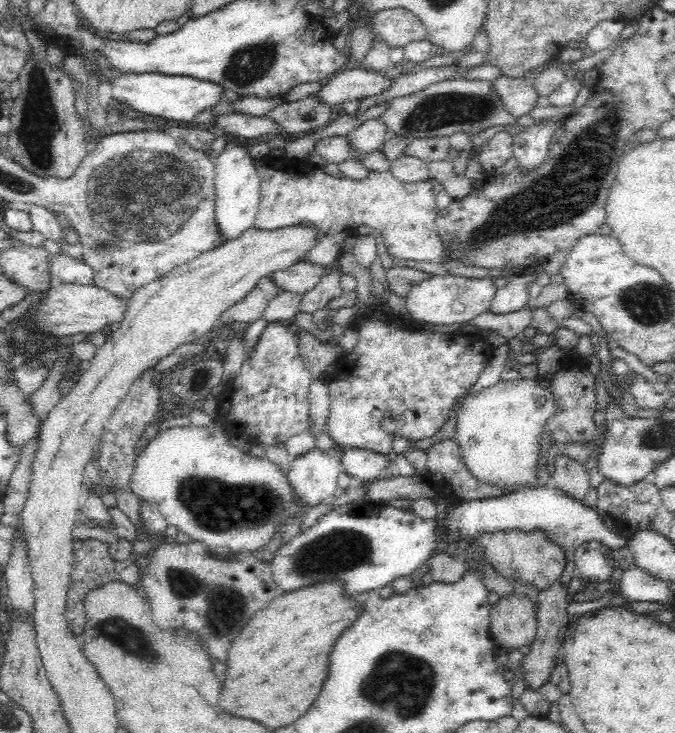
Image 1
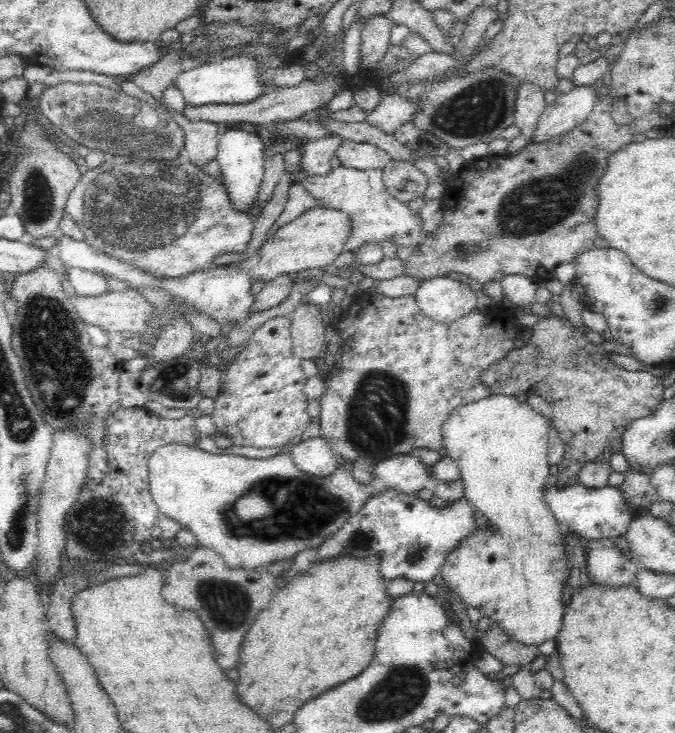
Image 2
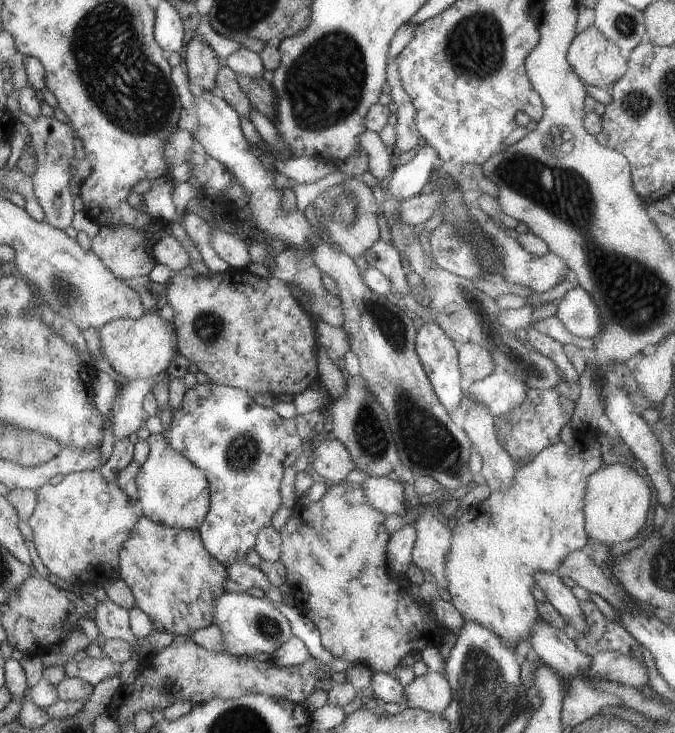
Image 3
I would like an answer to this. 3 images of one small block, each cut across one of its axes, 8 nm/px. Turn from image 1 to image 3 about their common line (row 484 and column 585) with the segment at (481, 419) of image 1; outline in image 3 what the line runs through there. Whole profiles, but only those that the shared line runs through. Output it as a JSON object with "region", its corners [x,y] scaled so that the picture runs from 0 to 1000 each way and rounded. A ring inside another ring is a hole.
{"region":[[[921,630],[895,633],[879,644],[871,651],[865,678],[867,724],[871,737],[905,745],[927,739],[950,726],[960,698],[967,693],[961,660],[966,660],[966,653],[959,644],[950,648],[942,640]]]}

